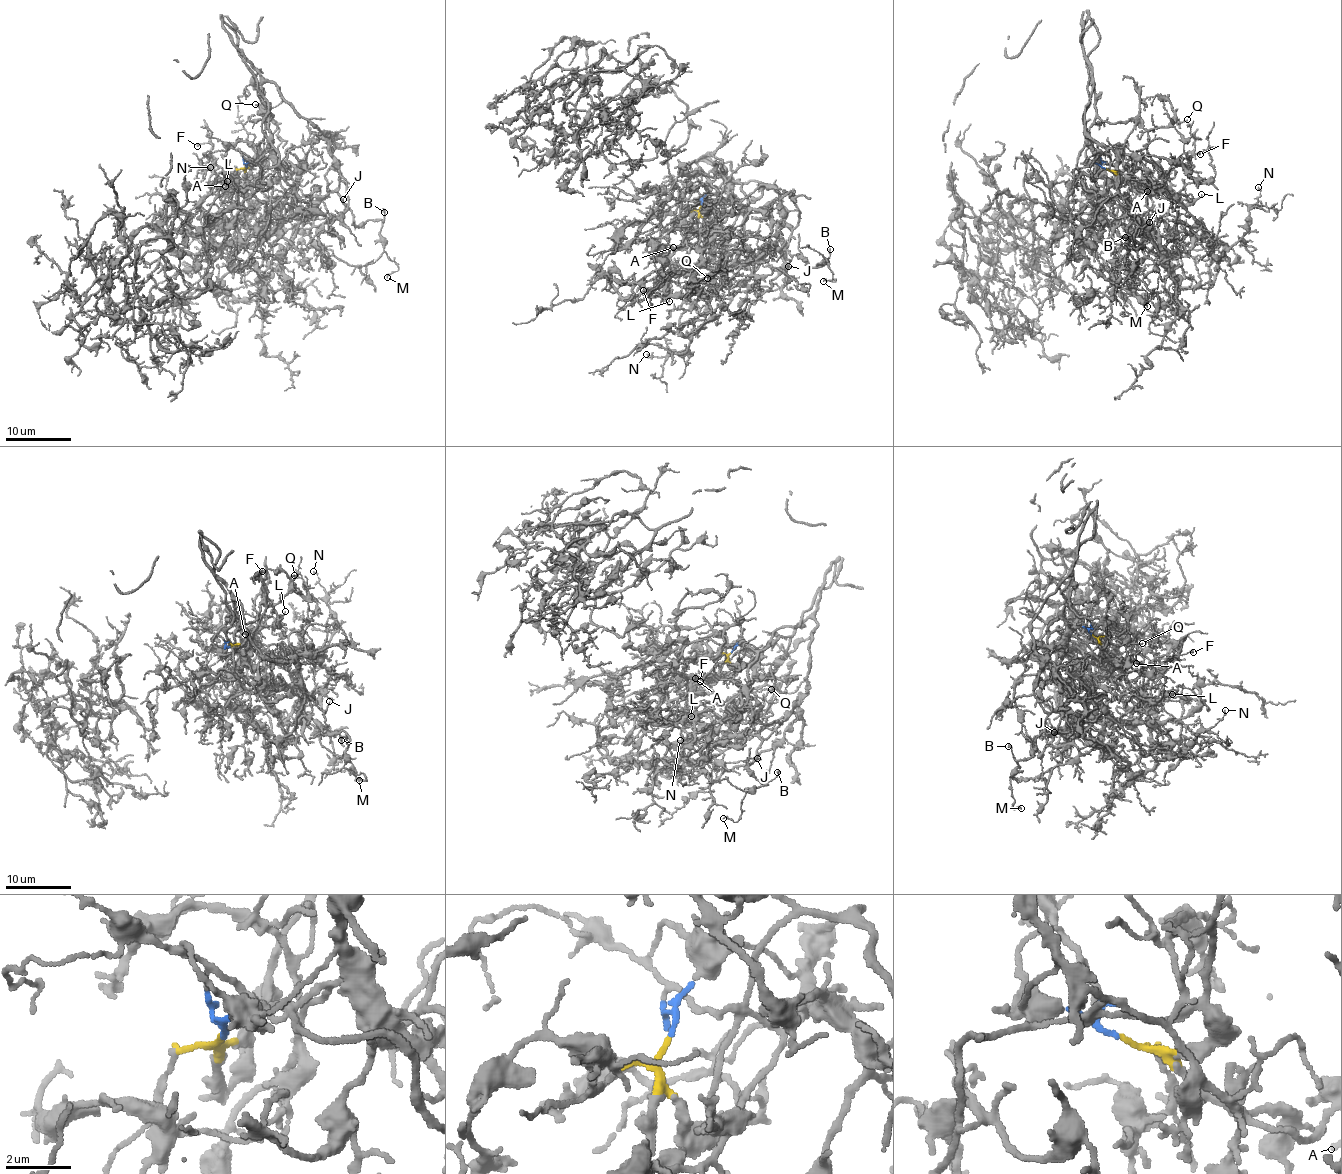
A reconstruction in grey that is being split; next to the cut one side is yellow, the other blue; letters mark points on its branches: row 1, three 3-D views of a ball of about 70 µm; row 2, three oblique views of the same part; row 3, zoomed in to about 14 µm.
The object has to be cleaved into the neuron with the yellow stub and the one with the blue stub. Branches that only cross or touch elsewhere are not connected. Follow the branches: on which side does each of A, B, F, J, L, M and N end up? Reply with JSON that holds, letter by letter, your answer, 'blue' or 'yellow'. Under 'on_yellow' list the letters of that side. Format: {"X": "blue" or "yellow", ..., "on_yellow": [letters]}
{"A": "yellow", "B": "blue", "F": "yellow", "J": "blue", "L": "yellow", "M": "blue", "N": "blue", "on_yellow": ["A", "F", "L"]}

